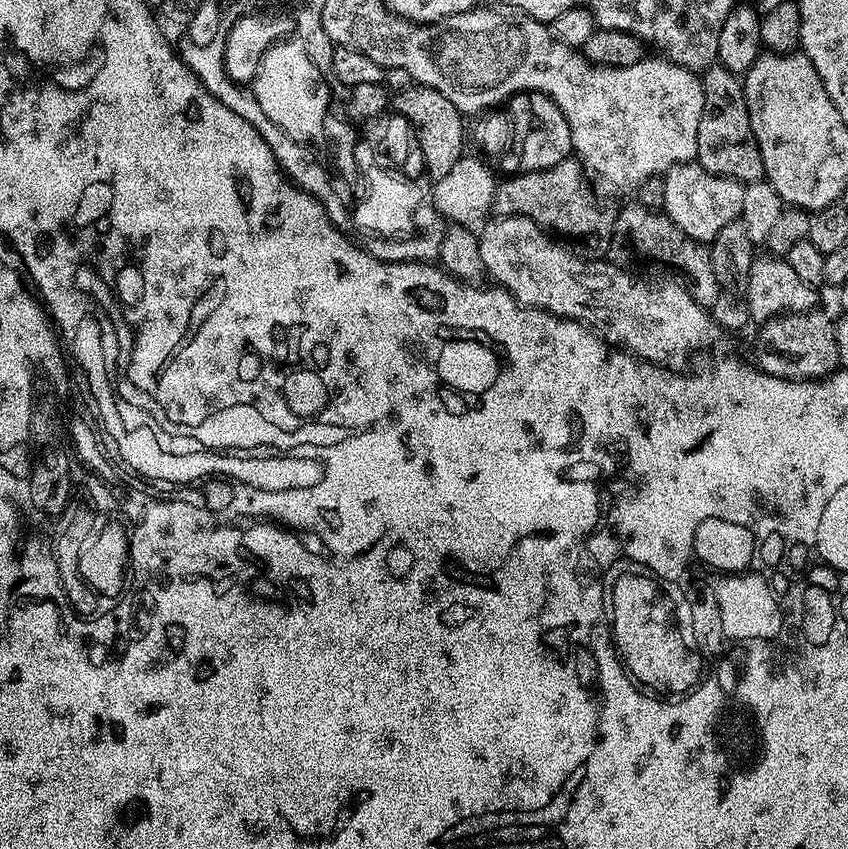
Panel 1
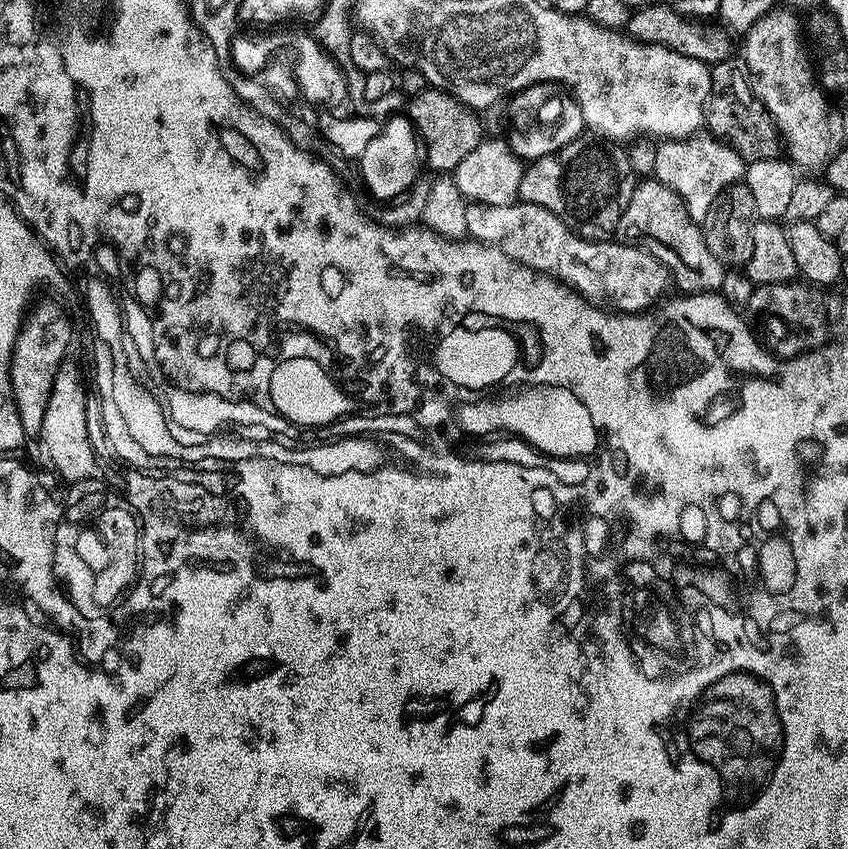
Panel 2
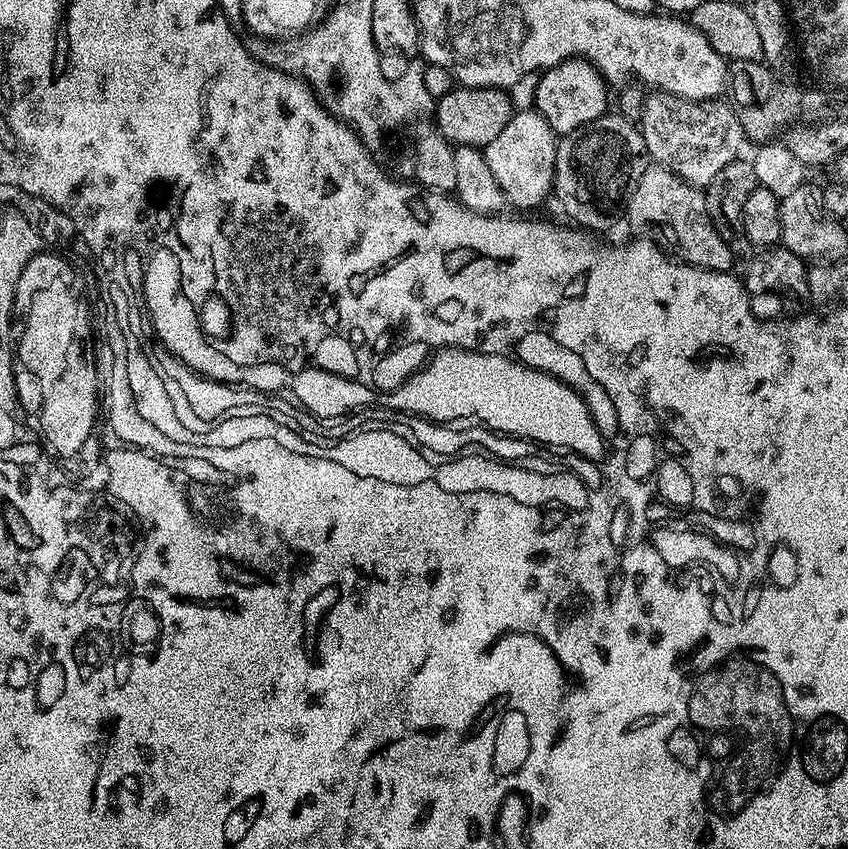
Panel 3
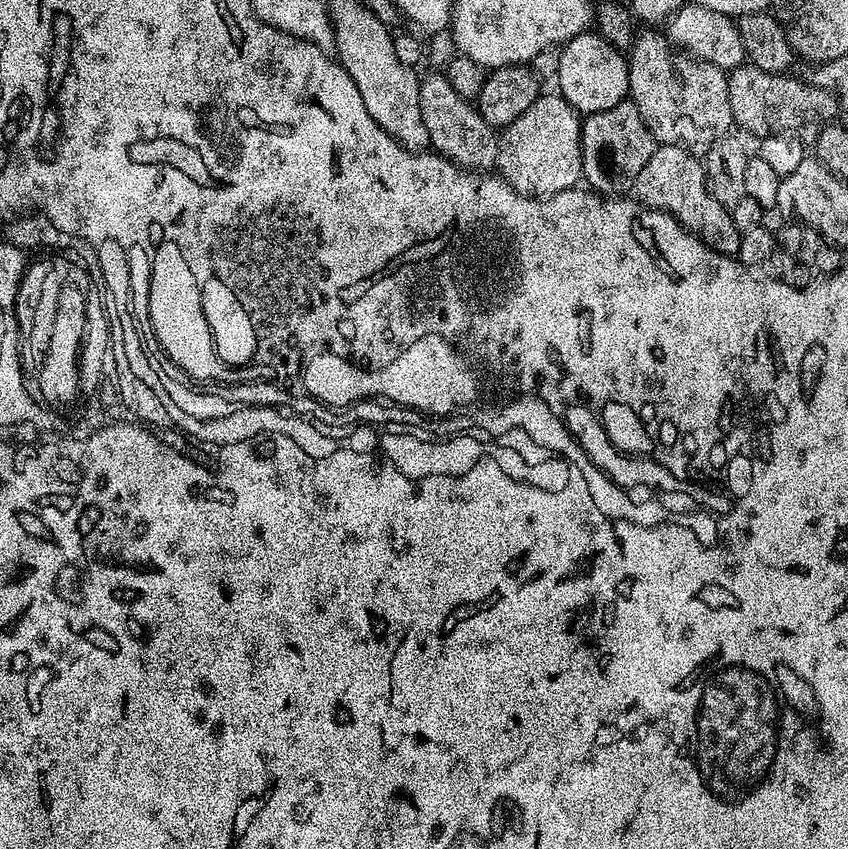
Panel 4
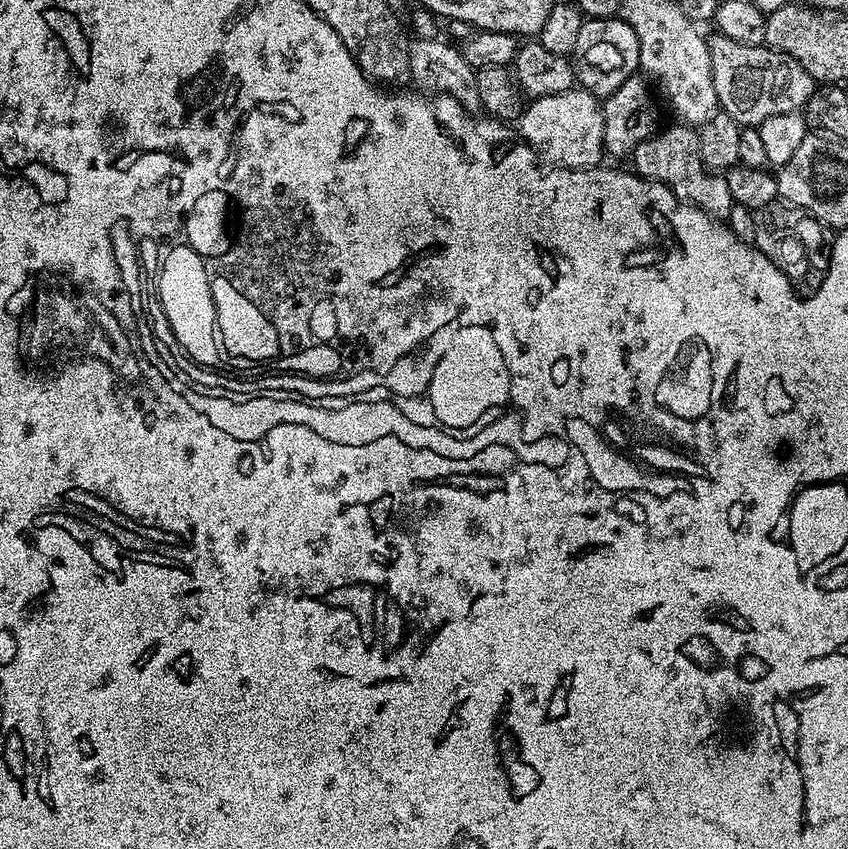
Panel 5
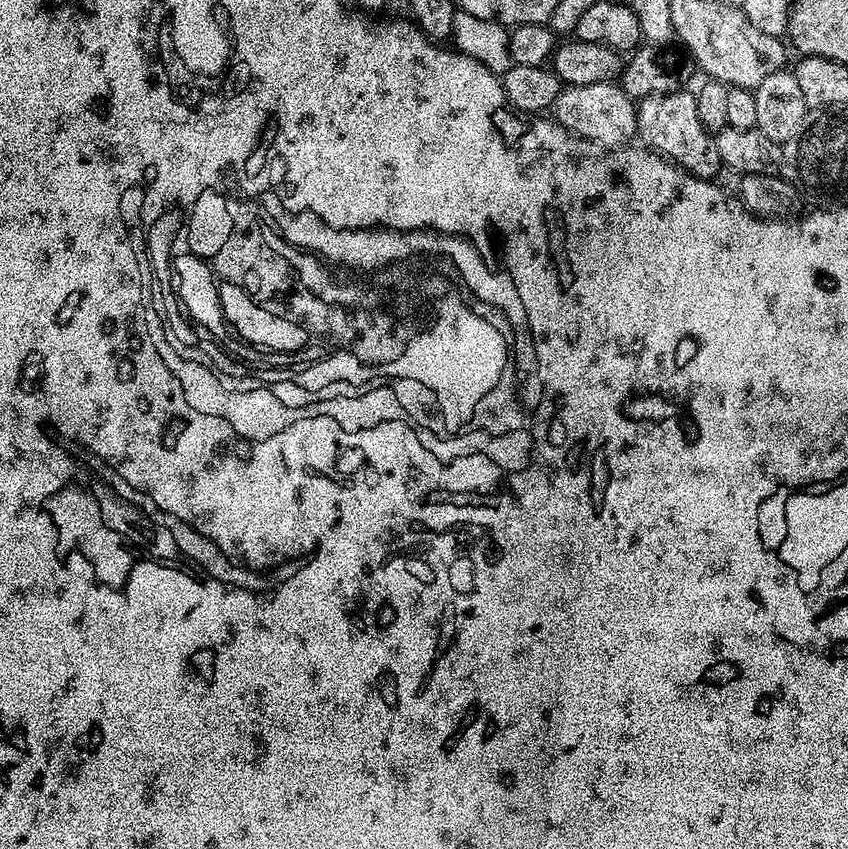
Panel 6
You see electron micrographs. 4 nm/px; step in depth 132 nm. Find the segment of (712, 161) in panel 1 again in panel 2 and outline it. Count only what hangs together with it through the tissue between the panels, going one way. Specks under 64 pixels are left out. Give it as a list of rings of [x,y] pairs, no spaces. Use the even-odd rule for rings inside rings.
[[[733,58],[711,65],[712,85],[704,110],[704,124],[711,135],[719,136],[739,154],[745,162],[774,158],[782,152],[779,129],[764,104],[752,91],[750,77],[743,59]]]

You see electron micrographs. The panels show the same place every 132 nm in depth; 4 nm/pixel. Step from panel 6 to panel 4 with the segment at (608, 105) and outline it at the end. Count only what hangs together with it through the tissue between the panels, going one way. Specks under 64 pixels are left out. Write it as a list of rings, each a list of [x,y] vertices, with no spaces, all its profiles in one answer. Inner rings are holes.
[[[541,94],[534,102],[534,106],[530,106],[530,110],[526,110],[526,114],[522,114],[513,124],[509,124],[503,135],[499,137],[499,171],[506,174],[508,183],[513,184],[519,192],[533,198],[547,198],[564,192],[567,188],[577,187],[584,175],[584,151],[580,145],[581,129],[581,113],[573,110],[564,101],[563,96]]]

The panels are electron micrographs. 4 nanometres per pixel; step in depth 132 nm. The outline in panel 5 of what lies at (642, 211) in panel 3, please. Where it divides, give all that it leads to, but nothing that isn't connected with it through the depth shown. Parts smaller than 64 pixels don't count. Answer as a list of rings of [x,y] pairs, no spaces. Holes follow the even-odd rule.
[[[676,122],[673,128],[668,128],[665,132],[657,131],[648,140],[644,140],[632,152],[631,163],[634,162],[634,171],[637,176],[644,176],[648,180],[662,182],[667,188],[671,188],[678,199],[685,200],[687,204],[692,204],[696,208],[701,208],[703,212],[709,212],[717,218],[727,217],[728,211],[733,206],[730,186],[723,175],[713,174],[703,162],[703,156],[699,150],[700,134],[695,127],[683,122]]]

